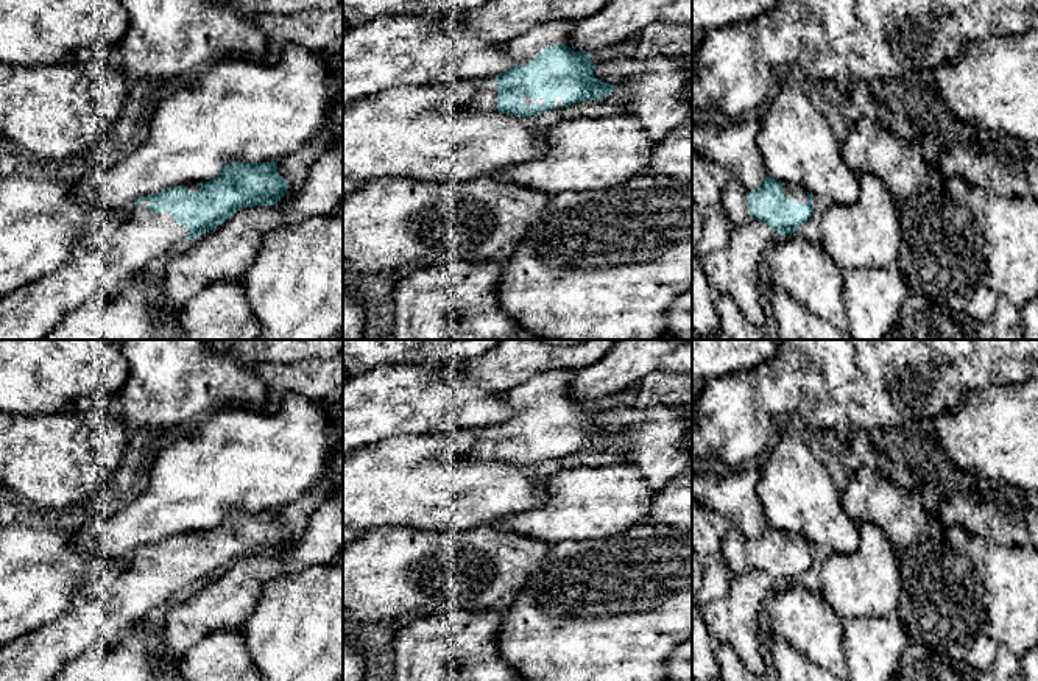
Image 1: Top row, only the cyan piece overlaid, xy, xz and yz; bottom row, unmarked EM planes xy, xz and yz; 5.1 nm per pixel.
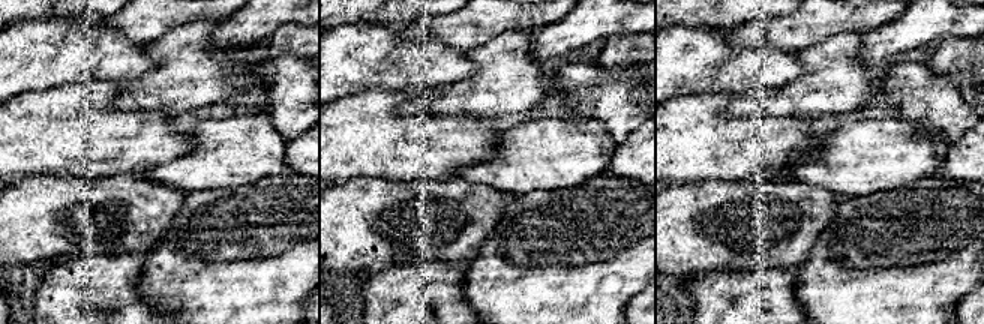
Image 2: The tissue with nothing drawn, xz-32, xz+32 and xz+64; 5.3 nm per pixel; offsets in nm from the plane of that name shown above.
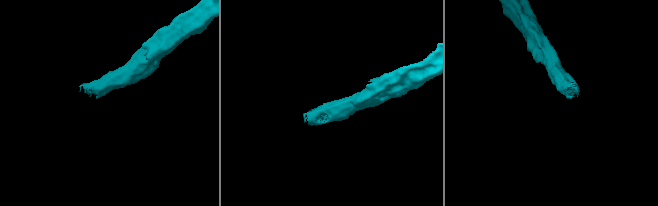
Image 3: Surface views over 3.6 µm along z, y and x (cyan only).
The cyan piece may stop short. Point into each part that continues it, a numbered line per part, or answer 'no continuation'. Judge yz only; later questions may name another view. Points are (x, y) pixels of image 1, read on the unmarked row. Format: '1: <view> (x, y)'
1: yz (792, 541)

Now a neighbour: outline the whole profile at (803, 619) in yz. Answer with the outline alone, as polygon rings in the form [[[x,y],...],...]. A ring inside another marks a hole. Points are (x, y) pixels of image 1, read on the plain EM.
[[[798,581],[779,584],[765,602],[771,633],[839,681],[849,681],[843,658],[843,619]]]

